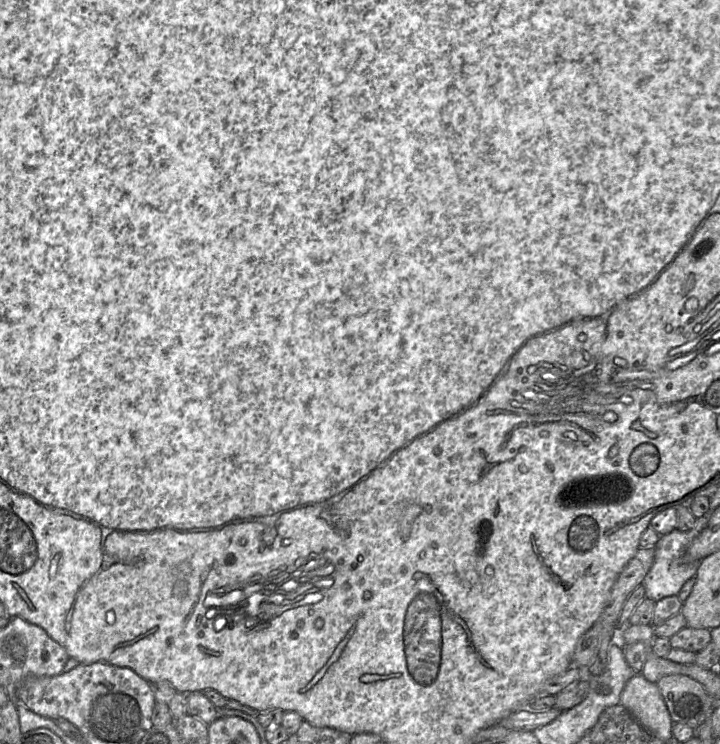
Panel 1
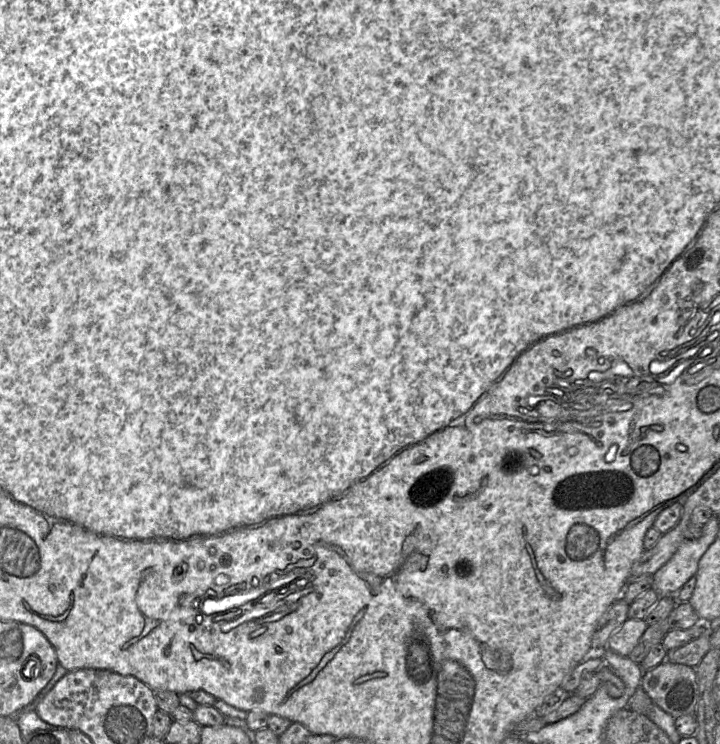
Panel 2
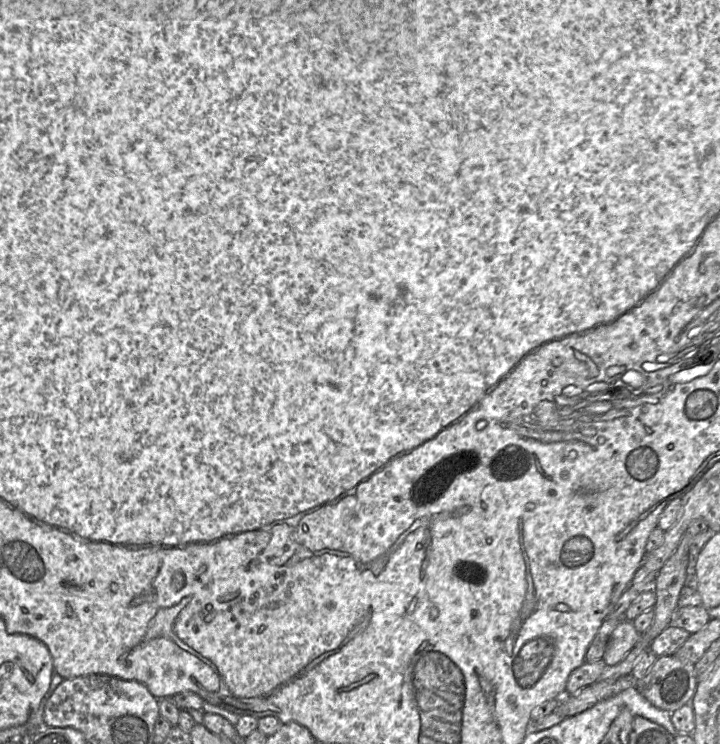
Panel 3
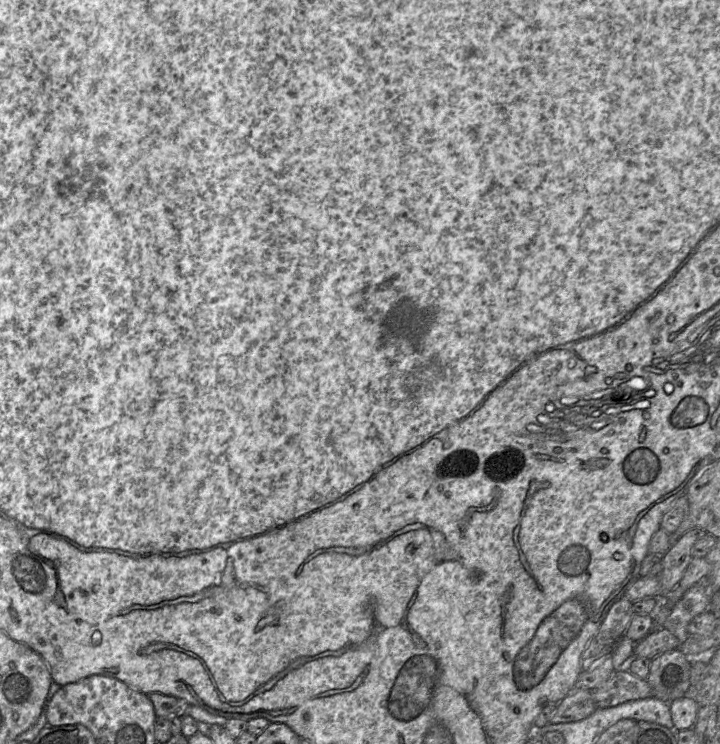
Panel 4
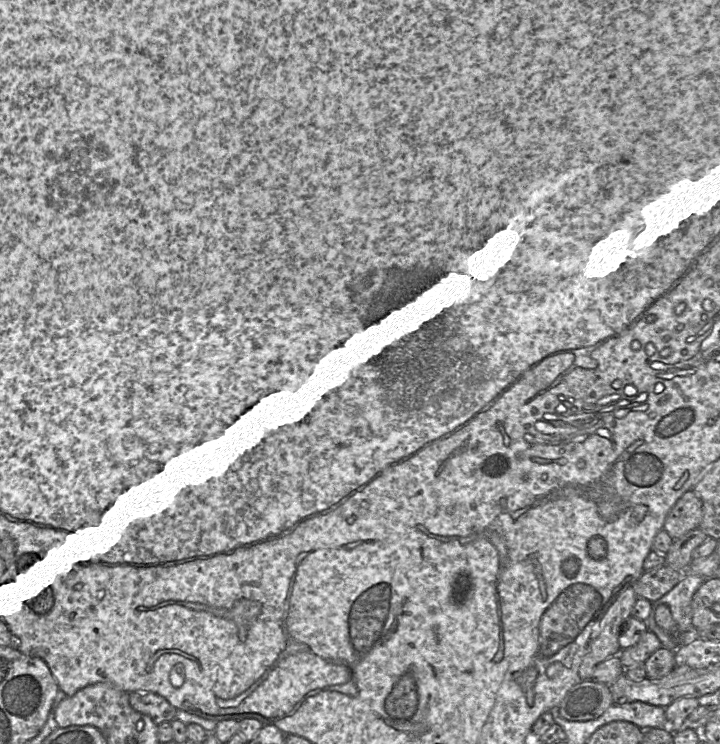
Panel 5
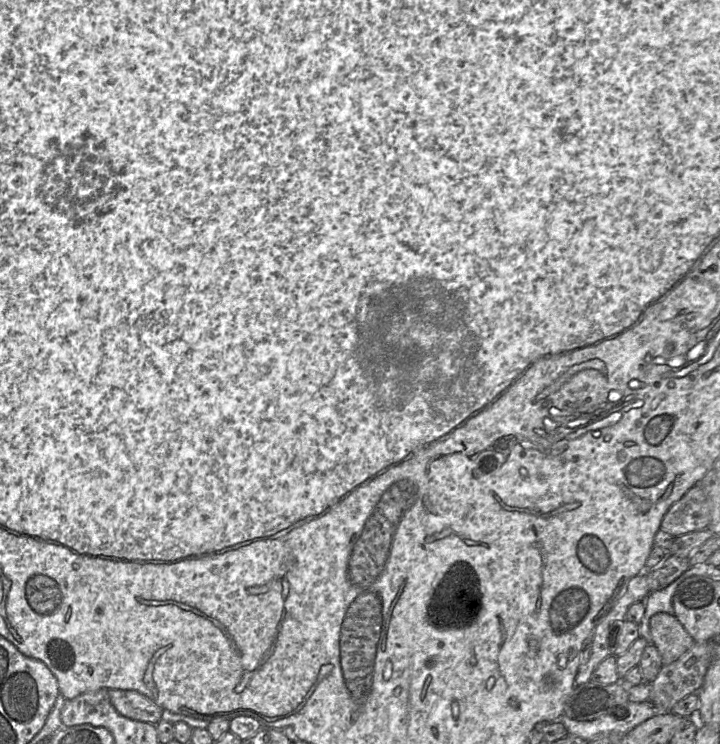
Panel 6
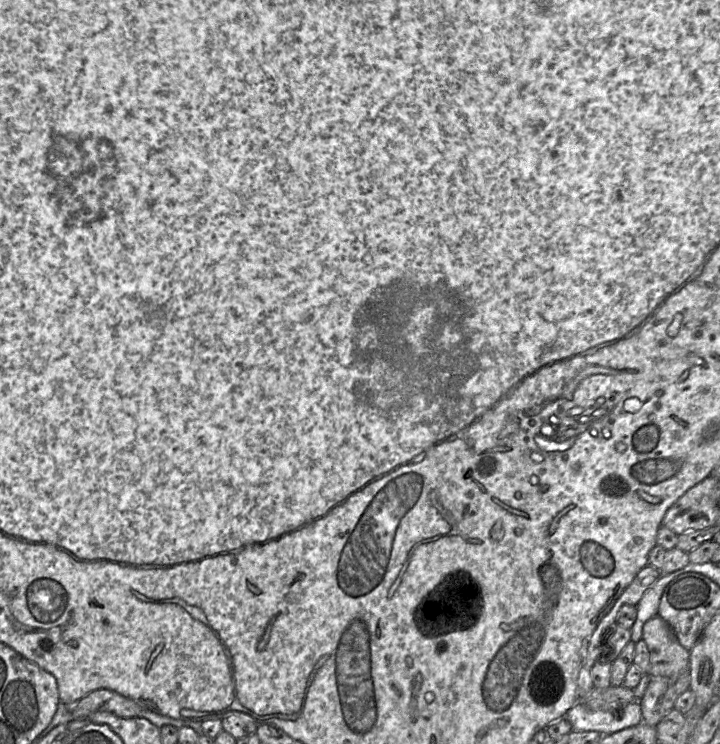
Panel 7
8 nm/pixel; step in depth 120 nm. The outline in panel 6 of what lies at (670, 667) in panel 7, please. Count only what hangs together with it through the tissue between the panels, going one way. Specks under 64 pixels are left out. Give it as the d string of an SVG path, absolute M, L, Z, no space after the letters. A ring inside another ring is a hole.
M663 612L654 614L650 618L649 628L652 644L659 651L663 666L676 661L695 642L672 614Z

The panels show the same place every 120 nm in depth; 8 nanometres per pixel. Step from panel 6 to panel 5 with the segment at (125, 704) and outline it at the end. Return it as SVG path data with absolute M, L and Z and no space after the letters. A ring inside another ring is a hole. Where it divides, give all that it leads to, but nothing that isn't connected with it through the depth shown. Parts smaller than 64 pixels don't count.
M153 692L129 693L129 703L134 710L149 716L157 725L174 720L178 710L164 697Z

